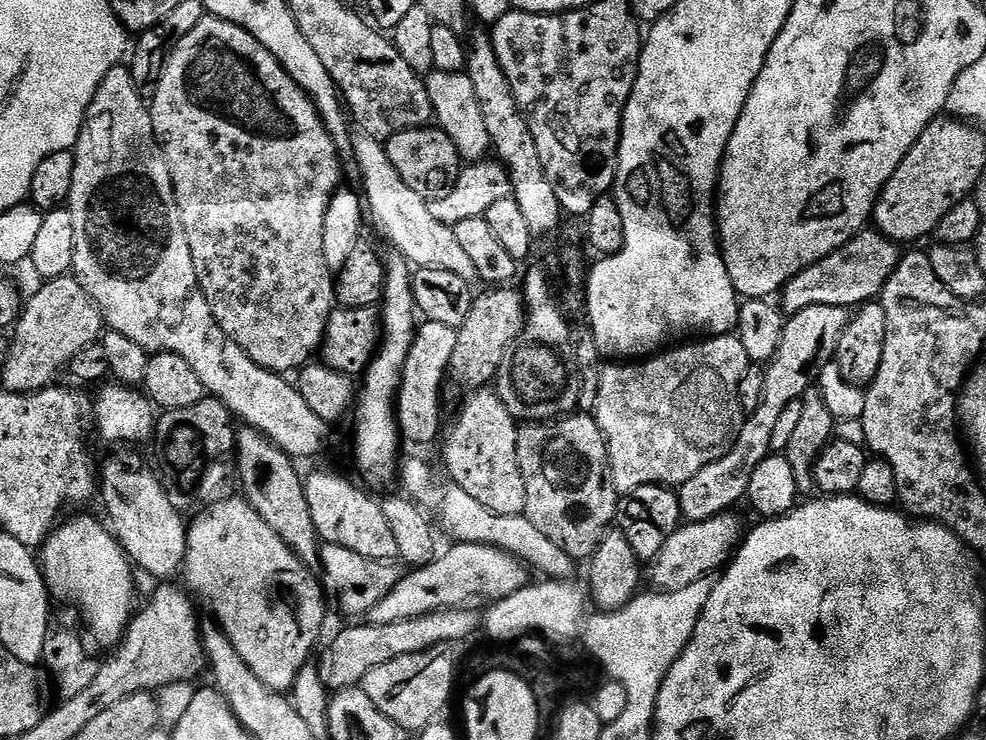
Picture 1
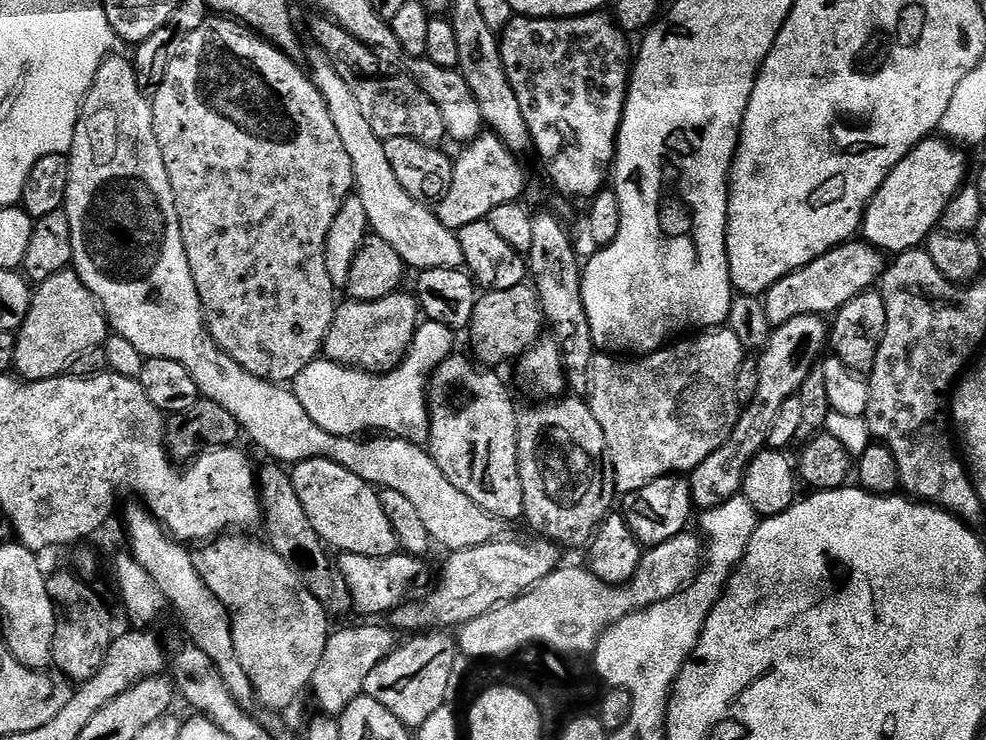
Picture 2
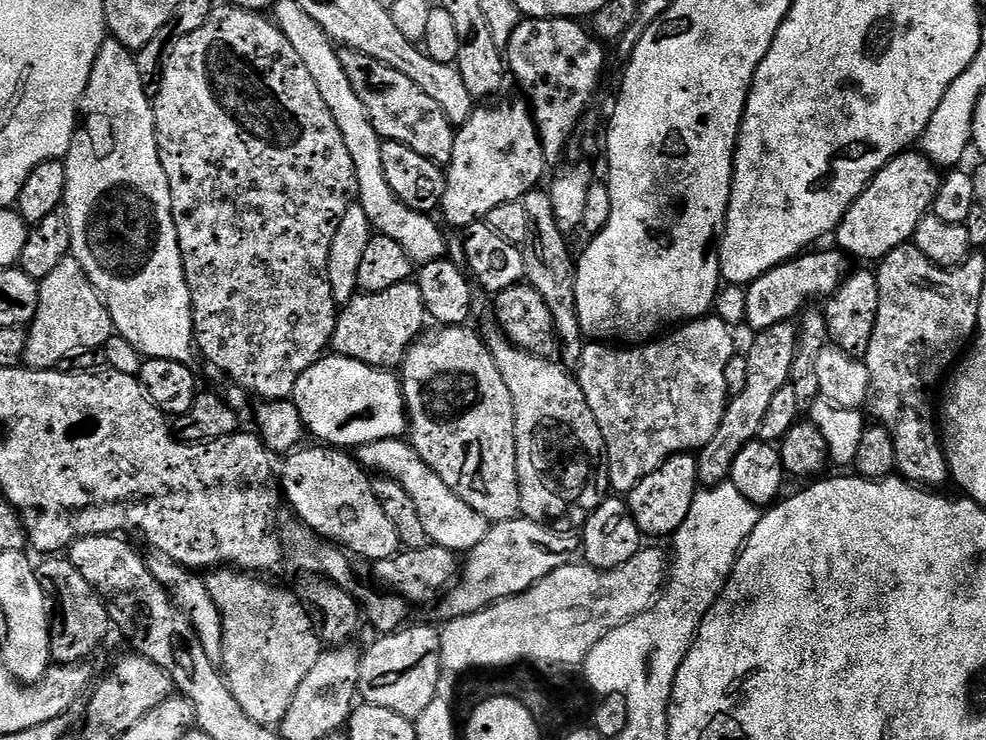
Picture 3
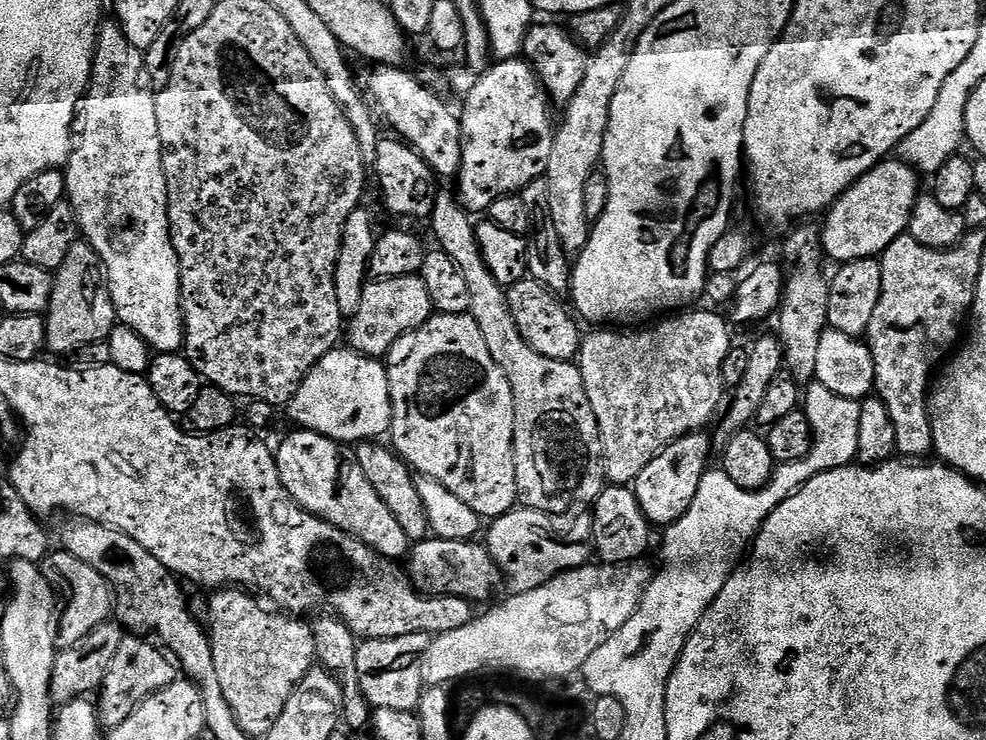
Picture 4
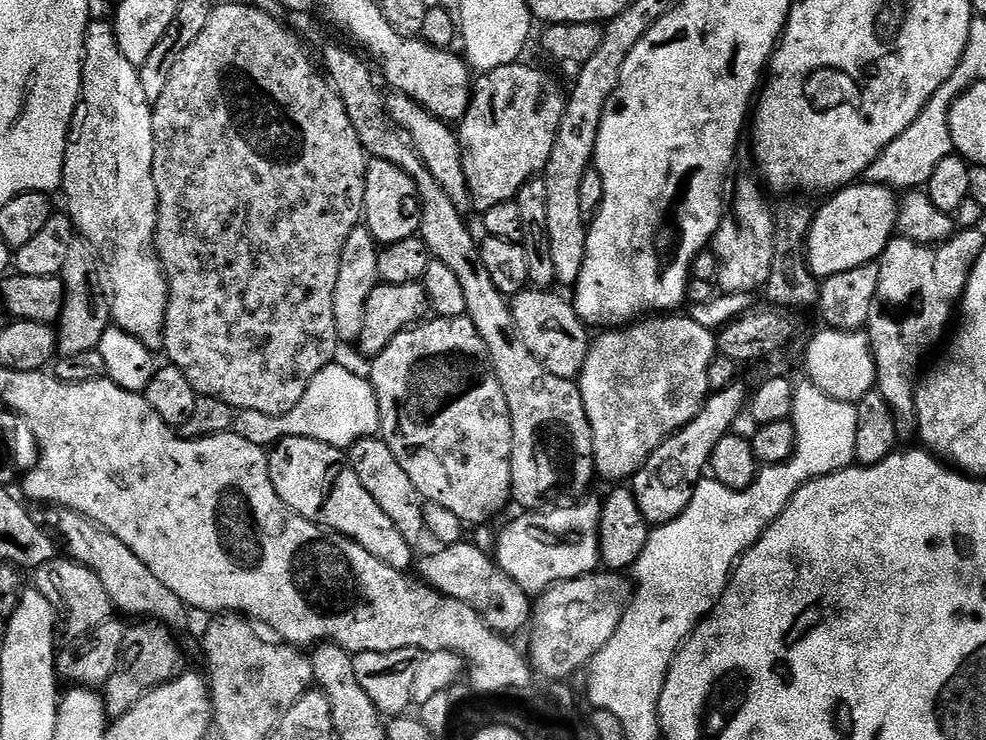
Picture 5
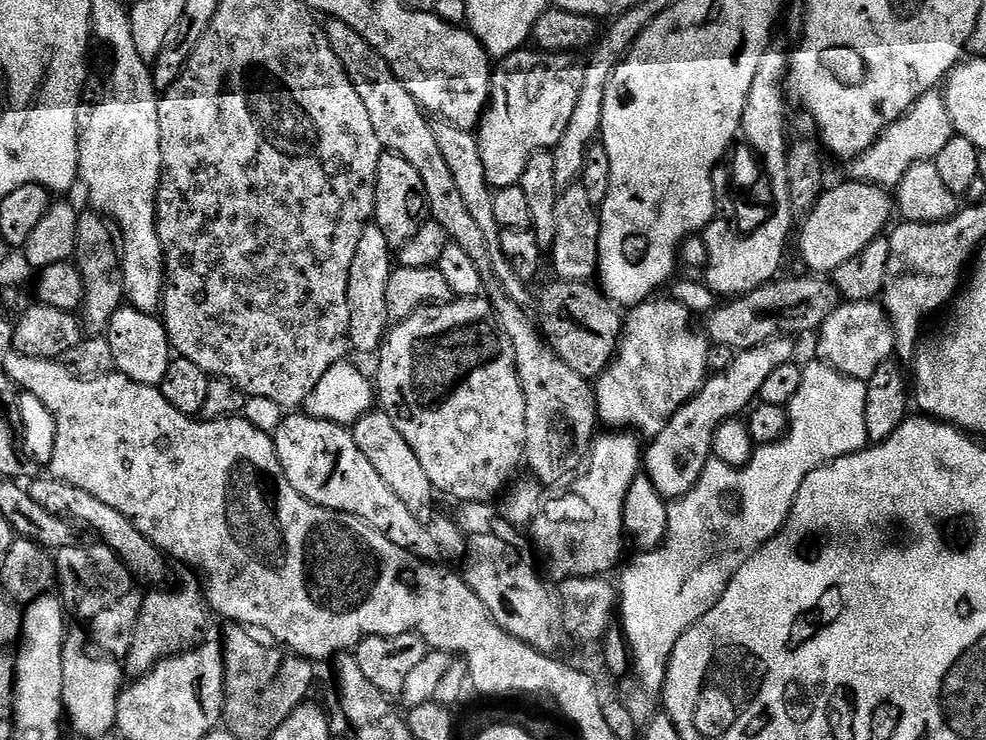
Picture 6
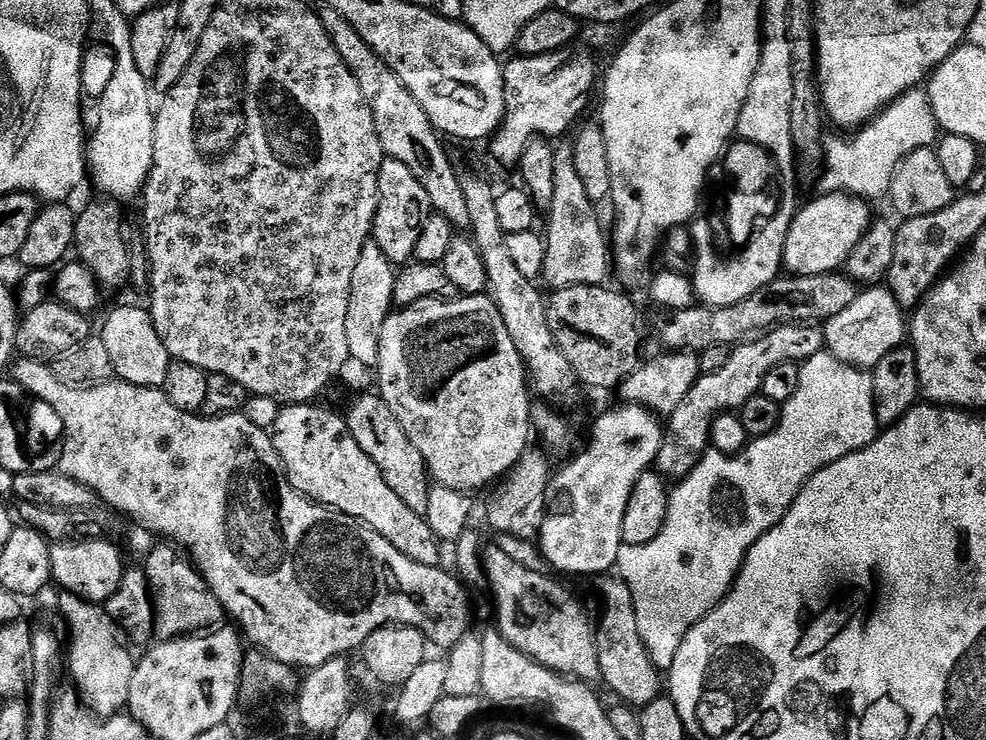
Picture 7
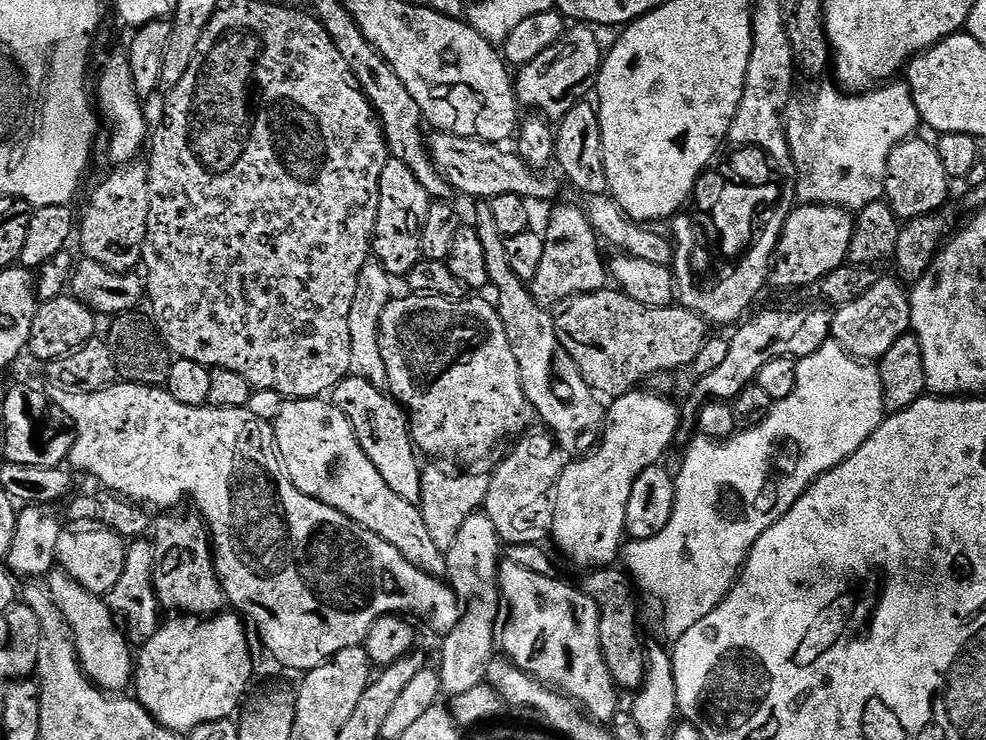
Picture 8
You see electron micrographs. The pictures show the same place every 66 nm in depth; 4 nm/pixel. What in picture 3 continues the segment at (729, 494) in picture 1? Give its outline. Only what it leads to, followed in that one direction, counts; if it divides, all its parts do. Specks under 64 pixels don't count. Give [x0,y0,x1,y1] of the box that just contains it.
[696,322,800,486]

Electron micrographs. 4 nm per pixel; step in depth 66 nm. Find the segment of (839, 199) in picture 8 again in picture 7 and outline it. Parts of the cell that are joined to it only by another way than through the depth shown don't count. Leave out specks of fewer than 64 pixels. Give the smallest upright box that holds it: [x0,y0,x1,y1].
[818,87,938,202]

